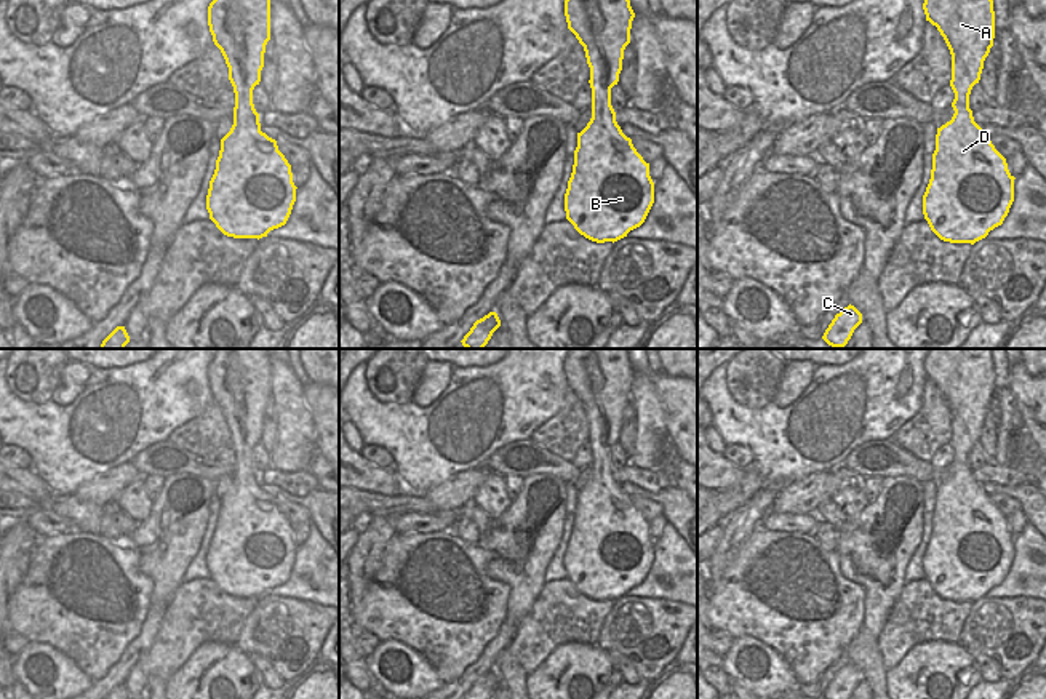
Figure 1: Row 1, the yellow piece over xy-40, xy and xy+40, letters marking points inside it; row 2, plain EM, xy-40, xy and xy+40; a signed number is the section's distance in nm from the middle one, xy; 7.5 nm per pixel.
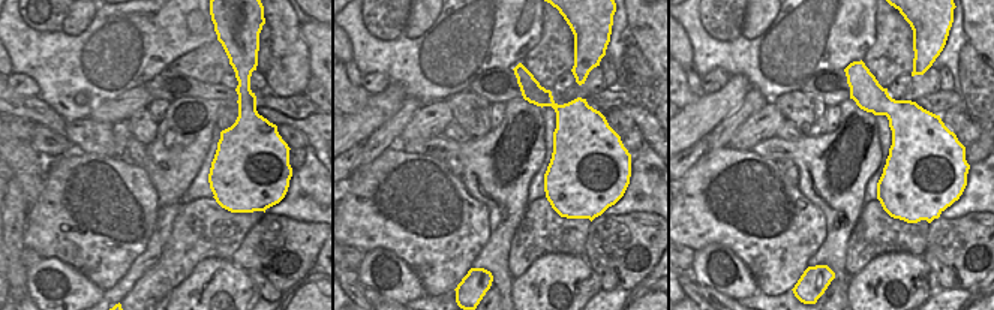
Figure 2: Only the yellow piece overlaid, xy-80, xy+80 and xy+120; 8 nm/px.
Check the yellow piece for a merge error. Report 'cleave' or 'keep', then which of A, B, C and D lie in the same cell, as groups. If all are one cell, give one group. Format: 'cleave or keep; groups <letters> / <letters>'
keep; groups A B C D

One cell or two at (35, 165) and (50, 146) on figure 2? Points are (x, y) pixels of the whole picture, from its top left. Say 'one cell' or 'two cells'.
two cells

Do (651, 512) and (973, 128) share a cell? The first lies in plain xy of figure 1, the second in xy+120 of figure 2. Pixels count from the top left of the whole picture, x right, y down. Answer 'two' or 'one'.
two

